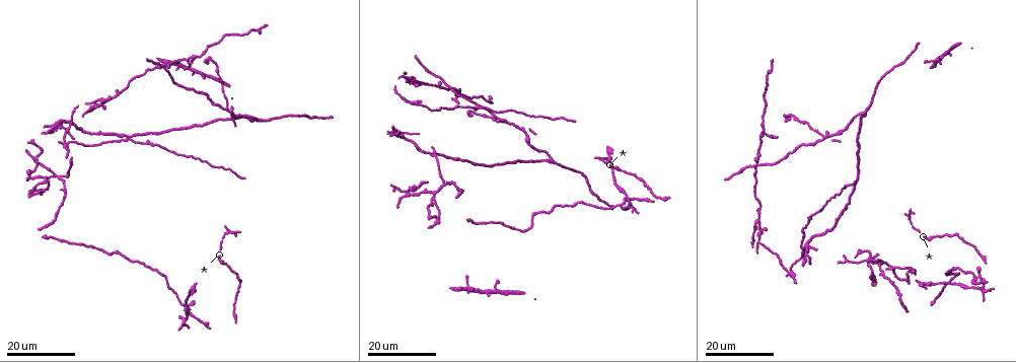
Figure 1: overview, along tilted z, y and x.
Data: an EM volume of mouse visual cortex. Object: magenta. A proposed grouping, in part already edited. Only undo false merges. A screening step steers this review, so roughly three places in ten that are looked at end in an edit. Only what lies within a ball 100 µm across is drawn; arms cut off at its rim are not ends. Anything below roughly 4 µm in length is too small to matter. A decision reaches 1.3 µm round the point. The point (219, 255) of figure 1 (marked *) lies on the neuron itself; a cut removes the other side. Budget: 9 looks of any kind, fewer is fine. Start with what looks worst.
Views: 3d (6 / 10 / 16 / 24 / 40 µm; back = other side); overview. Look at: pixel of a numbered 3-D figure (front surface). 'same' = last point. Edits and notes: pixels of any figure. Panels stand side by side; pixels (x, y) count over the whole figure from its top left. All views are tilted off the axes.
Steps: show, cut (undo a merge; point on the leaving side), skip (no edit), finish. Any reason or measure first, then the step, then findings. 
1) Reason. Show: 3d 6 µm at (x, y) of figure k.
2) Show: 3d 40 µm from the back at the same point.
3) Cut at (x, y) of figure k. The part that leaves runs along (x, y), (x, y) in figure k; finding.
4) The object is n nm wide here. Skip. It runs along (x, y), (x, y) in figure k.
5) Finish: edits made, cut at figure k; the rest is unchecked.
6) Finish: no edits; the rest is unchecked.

Branch point. Show: 3d 24 µm at (756, 220) of figure 1.

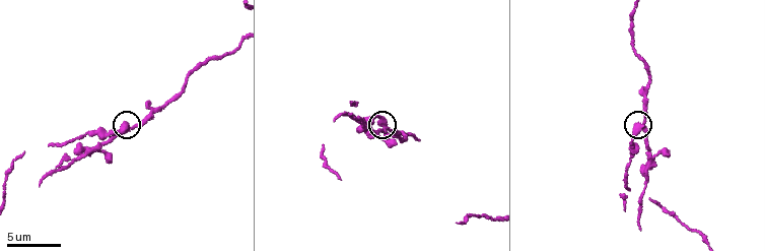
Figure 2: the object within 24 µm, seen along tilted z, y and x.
Show: 3d 10 µm at (643, 127) of figure 2.

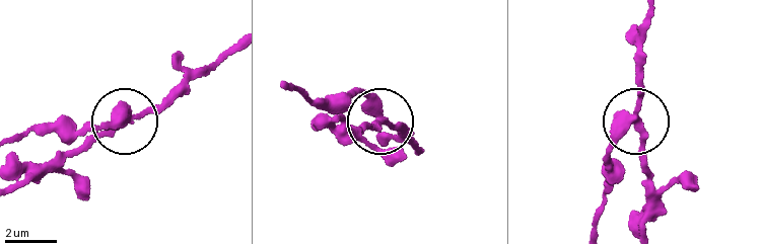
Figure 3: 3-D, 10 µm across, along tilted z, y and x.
The side arm is 11 µm long. Cut at (104, 126) of figure 3. The part that leaves runs along (628, 123), (608, 149), (597, 232) in figure 3; a second neuron is stuck on.

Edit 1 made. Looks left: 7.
Show: 3d 24 µm at (518, 127) of figure 1.

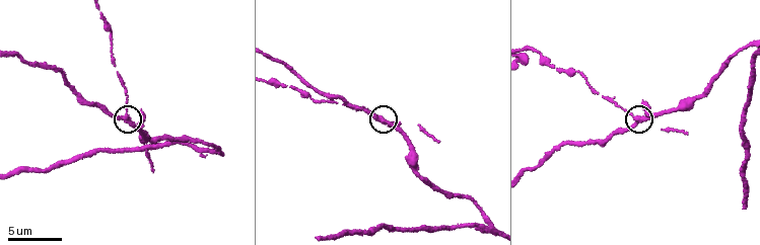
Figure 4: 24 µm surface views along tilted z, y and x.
Show: 3d 10 µm at (126, 115) of figure 4.

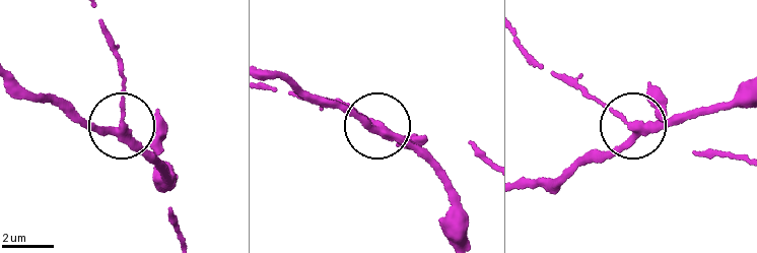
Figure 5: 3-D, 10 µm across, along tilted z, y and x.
The object is 240 nm wide here. Cut at (88, 123) of figure 5. The part that leaves runs along (640, 125), (738, 99) in figure 5; a second neuron is stuck on.

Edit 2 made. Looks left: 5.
Side arm on a straight run. Show: 3d 16 µm at (438, 87) of figure 1.

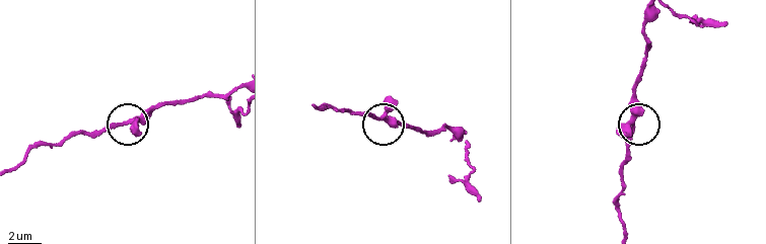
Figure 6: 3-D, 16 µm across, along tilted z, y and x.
Closer look. Show: 3d 6 µm at (383, 118) of figure 6.

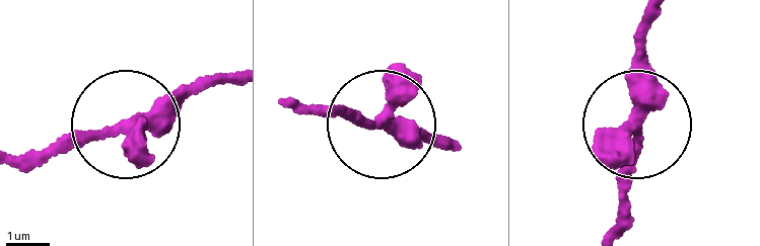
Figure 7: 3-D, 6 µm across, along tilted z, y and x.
3 arms meet here. Skip. All the same neuron.

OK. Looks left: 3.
Show: 3d 24 µm at (195, 57) of figure 1.

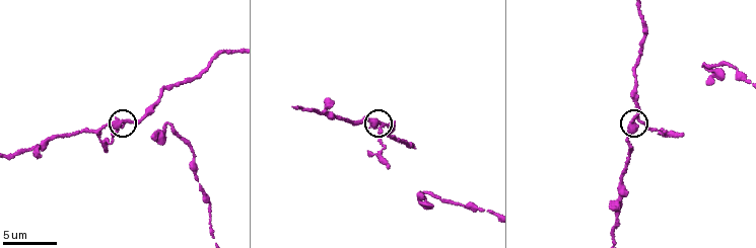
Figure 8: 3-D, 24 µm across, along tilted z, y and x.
Show: 3d 6 µm at (633, 115) of figure 8.

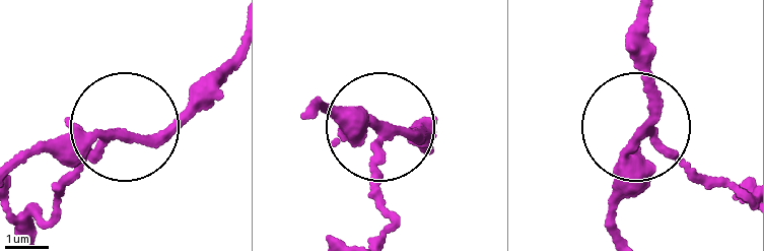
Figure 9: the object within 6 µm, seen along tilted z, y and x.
The object is 220 nm wide here. Skip. Continuous, no second neuron.

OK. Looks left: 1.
Finish: edits made, cut at figure 3, cut at figure 5; the rest is unchecked.

